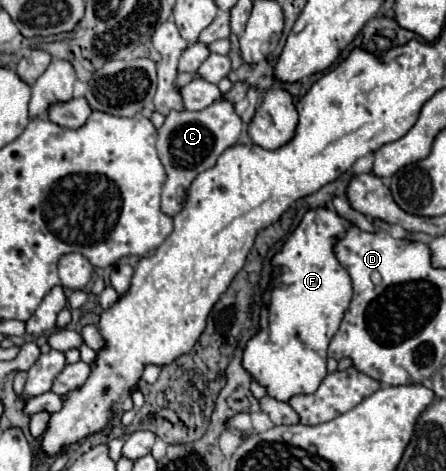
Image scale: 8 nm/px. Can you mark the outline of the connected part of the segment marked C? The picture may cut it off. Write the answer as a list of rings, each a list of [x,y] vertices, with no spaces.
[[[218,98],[212,106],[198,112],[172,110],[166,116],[166,122],[158,130],[158,144],[156,144],[158,156],[166,170],[166,182],[162,186],[162,206],[160,206],[164,214],[174,216],[182,208],[186,200],[186,190],[192,184],[192,180],[200,172],[212,168],[218,156],[240,140],[242,128],[244,124],[236,114],[234,104],[226,98]]]

